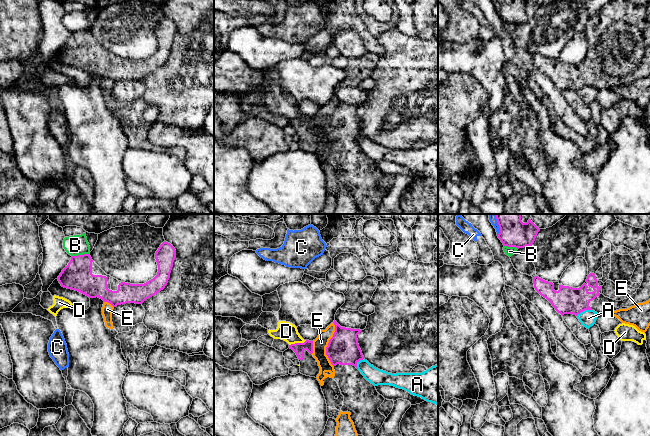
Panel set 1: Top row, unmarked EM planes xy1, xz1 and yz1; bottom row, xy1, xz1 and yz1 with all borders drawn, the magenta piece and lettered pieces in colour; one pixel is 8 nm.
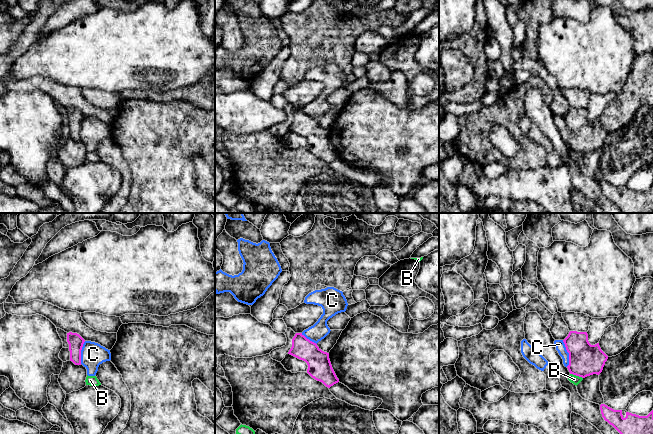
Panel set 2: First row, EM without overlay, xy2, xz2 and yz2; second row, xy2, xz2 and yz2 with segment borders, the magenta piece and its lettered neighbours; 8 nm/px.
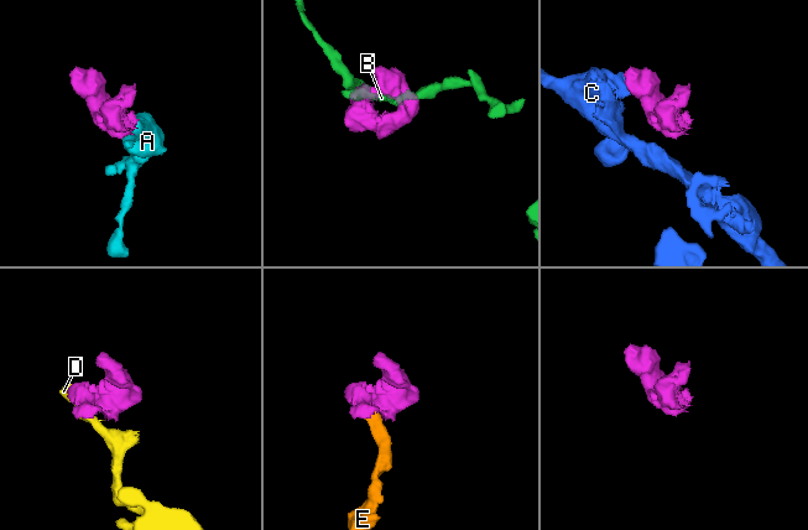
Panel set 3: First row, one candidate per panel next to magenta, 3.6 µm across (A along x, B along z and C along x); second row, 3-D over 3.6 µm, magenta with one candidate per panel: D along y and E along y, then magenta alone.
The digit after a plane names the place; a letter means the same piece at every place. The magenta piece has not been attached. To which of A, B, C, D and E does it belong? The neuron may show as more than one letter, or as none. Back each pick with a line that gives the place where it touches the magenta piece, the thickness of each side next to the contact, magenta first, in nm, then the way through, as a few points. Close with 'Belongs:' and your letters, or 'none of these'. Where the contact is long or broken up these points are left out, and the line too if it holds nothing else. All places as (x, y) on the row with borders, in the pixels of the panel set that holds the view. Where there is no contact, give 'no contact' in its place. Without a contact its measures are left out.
Belongs: none of these

